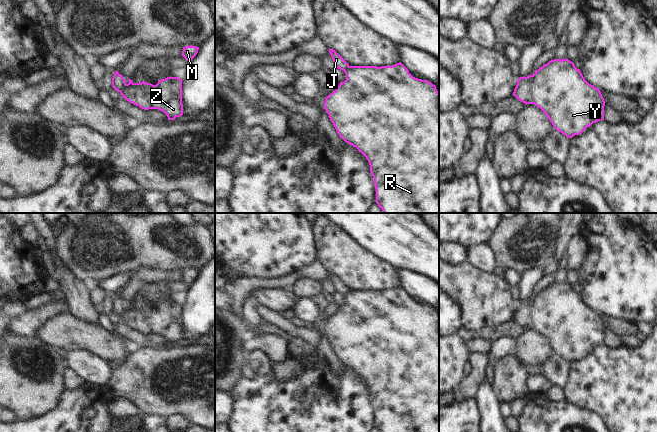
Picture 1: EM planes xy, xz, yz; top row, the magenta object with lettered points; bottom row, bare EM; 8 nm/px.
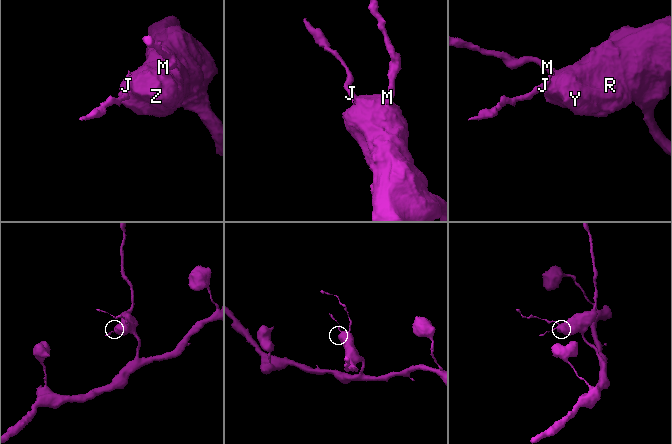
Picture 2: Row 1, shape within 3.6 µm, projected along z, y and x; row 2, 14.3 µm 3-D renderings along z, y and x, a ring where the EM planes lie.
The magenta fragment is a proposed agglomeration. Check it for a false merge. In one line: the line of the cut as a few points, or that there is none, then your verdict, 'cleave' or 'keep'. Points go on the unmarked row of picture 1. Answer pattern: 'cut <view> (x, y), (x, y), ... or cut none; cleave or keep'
cut xy (125, 307), (121, 318); cleave

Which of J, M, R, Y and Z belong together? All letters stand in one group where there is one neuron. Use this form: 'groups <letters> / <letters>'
groups J / M R Y Z

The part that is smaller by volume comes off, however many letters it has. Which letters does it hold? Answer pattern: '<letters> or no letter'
J

